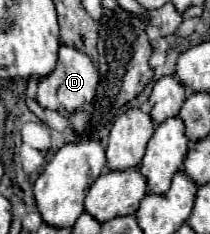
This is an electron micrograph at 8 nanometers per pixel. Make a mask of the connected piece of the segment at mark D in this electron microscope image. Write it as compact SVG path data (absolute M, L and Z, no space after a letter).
M61 45L59 47L59 59L55 69L37 81L37 103L47 109L67 109L75 111L83 103L89 103L95 97L95 87L99 83L99 71L91 63L91 59L81 51L71 45Z

